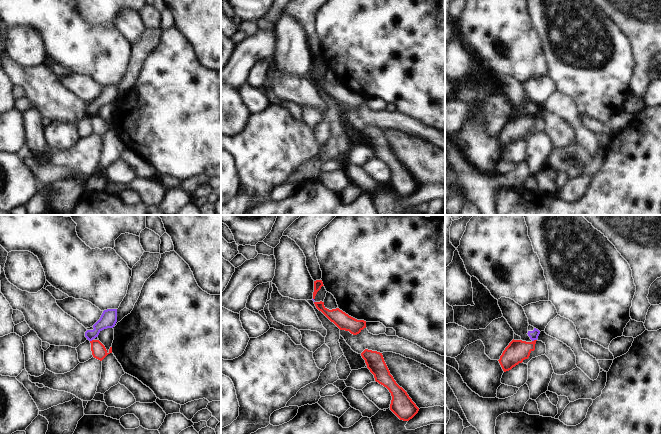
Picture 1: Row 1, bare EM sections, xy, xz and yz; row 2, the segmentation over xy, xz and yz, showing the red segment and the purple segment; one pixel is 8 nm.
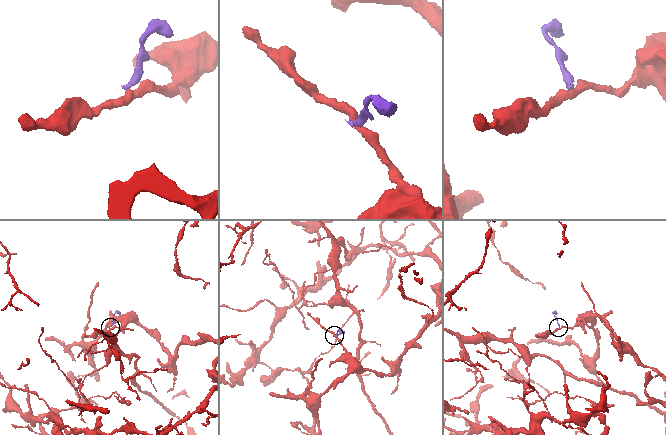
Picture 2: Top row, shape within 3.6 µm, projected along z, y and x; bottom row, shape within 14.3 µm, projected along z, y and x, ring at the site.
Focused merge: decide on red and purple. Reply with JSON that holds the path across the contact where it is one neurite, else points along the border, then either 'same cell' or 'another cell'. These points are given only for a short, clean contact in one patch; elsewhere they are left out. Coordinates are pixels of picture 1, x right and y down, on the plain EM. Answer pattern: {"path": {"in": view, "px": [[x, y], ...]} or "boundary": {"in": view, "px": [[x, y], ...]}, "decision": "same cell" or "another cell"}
{"boundary": {"in": "yz", "px": [[536, 115], [532, 117]]}, "decision": "another cell"}

